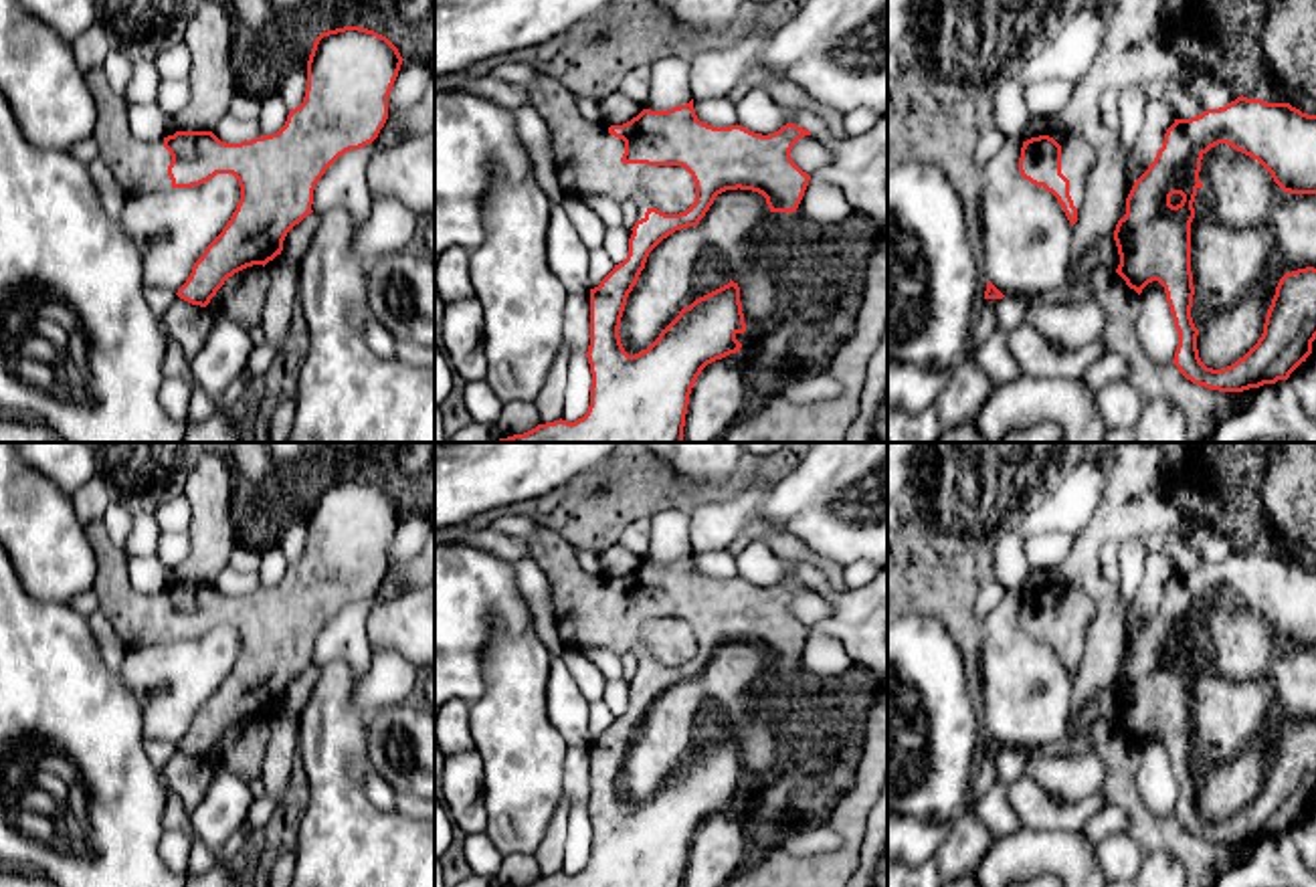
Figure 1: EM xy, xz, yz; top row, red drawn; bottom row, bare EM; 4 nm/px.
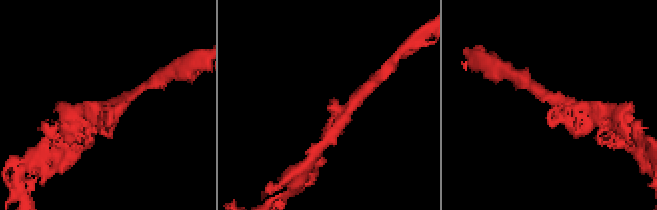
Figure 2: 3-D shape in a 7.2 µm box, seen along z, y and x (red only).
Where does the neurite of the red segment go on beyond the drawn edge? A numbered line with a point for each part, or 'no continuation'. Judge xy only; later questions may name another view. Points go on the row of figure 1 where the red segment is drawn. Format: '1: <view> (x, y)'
1: xy (140, 166)

